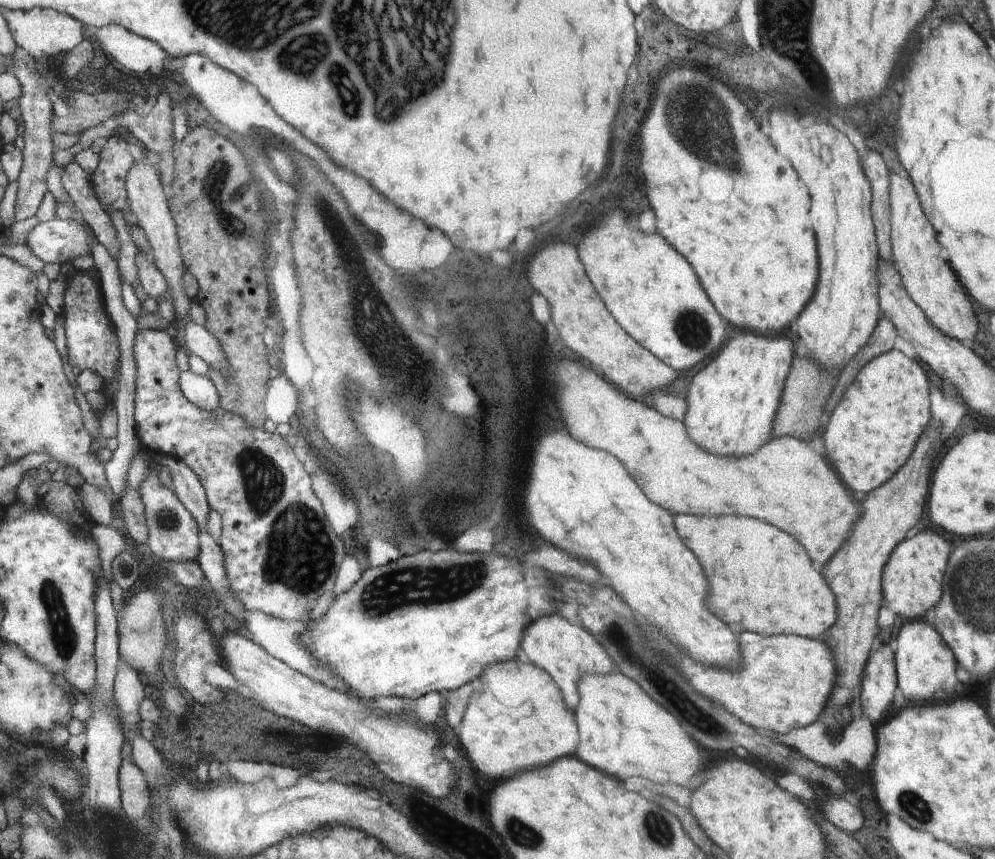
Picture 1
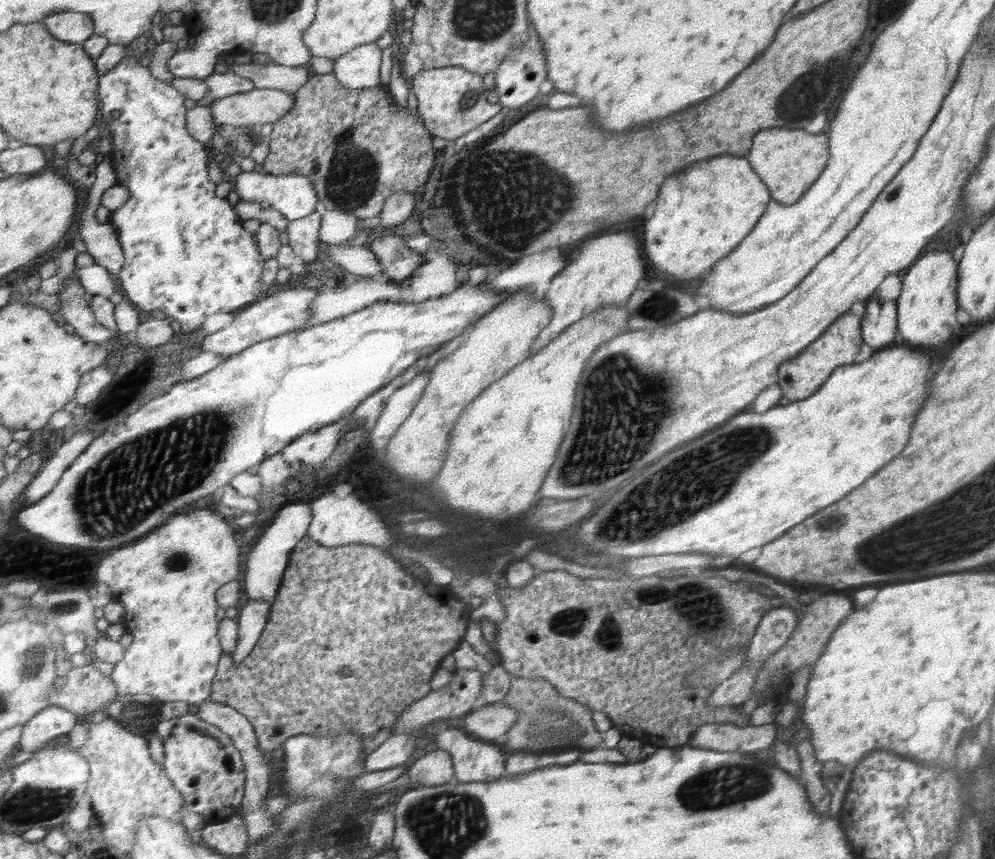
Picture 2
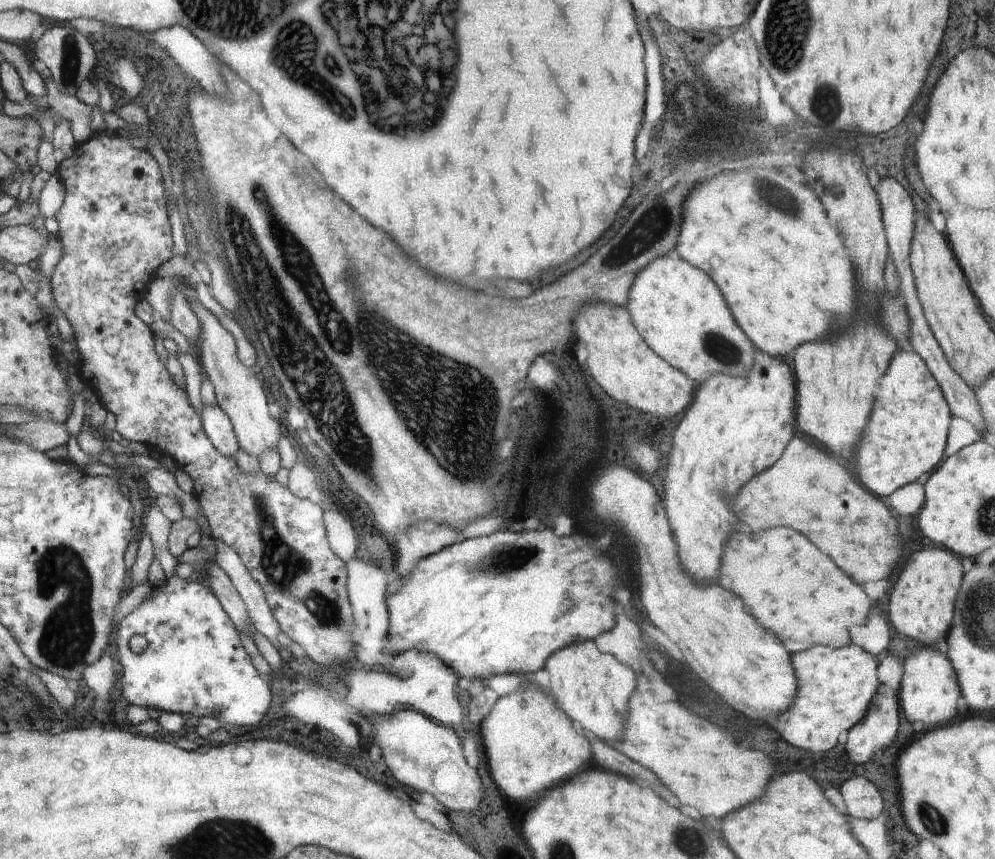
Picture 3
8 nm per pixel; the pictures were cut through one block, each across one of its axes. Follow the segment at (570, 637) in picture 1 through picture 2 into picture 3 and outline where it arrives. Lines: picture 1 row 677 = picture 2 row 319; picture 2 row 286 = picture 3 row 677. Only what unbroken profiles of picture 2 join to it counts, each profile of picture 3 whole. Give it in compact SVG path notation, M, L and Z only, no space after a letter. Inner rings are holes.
M583 640L572 643L571 646L560 648L555 654L552 654L545 664L546 672L551 682L550 693L555 697L560 708L564 709L572 720L584 730L584 732L593 736L598 736L602 741L616 741L626 738L627 716L629 702L634 696L636 688L636 676L634 671L621 663L615 656L610 653L601 653L593 640Z

